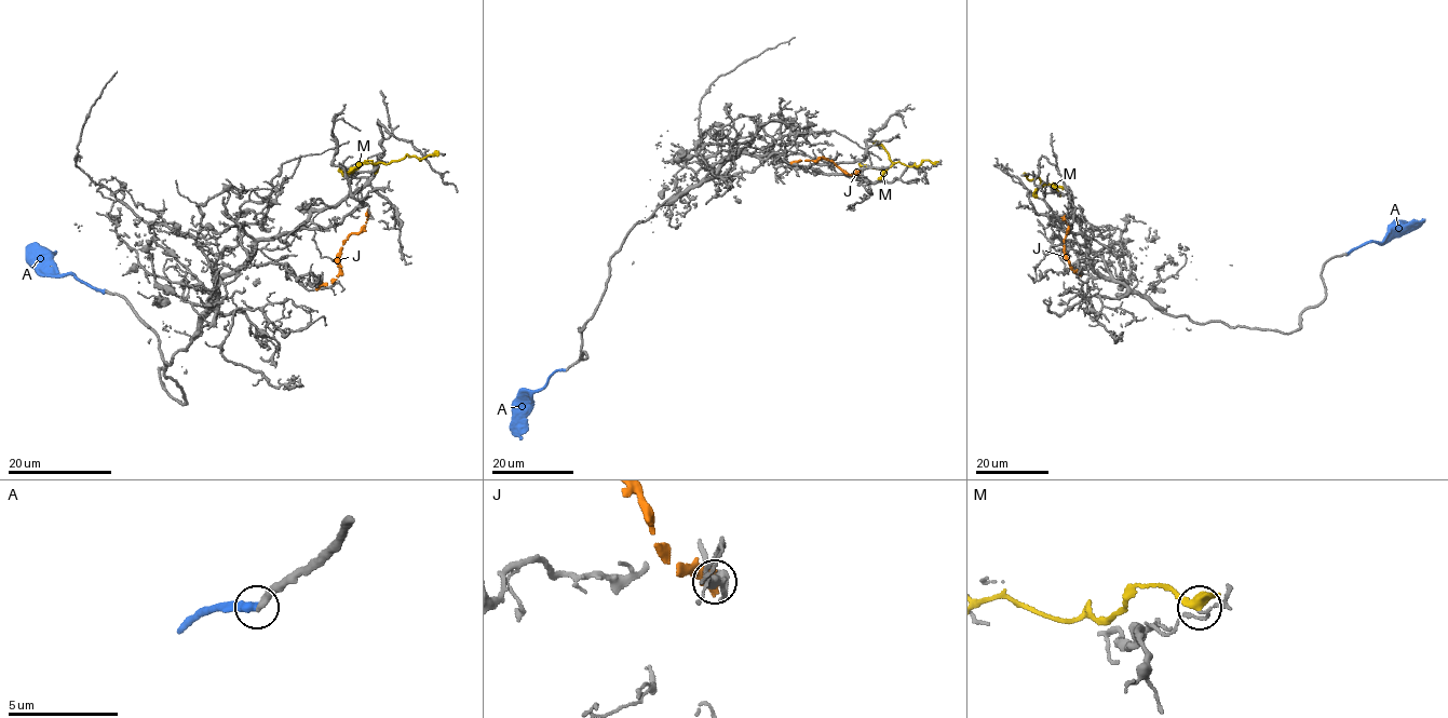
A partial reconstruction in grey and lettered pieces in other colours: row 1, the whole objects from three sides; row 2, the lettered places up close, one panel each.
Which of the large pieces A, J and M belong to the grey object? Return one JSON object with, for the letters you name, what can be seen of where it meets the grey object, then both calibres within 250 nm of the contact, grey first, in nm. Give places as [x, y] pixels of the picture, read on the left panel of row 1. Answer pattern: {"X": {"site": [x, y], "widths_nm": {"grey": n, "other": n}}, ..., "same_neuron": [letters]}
{"A": {"site": [105, 290], "widths_nm": {"grey": 400, "other": 460}}, "same_neuron": ["A"]}

